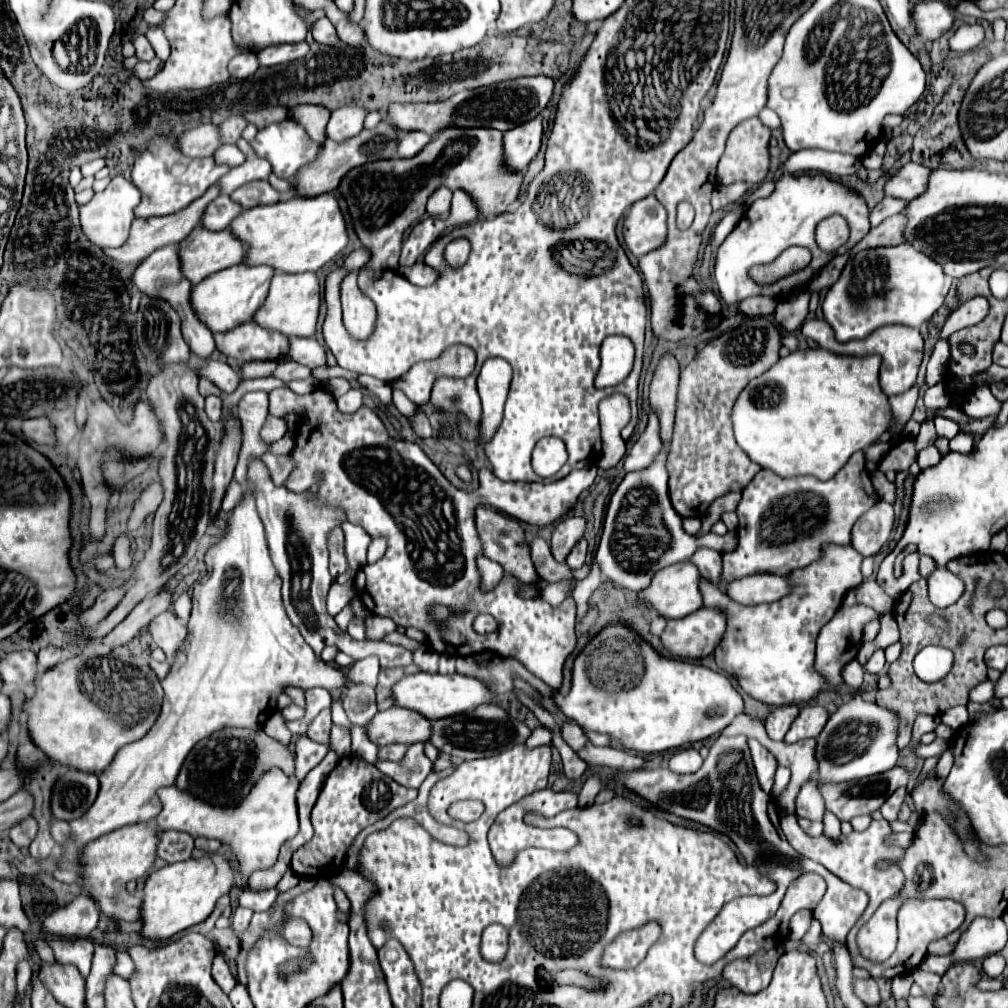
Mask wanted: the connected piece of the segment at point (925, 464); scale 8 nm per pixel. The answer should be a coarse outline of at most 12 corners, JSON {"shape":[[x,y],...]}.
{"shape":[[934,444],[918,454],[920,470],[936,466],[942,456]]}

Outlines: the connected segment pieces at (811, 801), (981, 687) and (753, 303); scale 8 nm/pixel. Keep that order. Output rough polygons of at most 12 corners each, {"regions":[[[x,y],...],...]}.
{"regions":[[[810,778],[798,792],[796,816],[822,820],[824,798]],[[992,680],[970,690],[972,702],[988,702],[994,698]],[[754,296],[738,306],[738,313],[768,316],[778,300],[772,296]]]}

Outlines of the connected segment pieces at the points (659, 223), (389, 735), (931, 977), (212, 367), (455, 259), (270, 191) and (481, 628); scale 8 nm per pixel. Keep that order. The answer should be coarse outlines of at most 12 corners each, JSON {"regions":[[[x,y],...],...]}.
{"regions":[[[652,194],[624,216],[636,258],[664,246],[666,208]],[[400,706],[378,712],[368,736],[378,746],[430,740],[424,714]],[[916,968],[910,972],[914,982],[932,996],[938,990],[940,974]],[[200,362],[198,376],[232,394],[240,384],[226,362]],[[458,238],[448,244],[444,256],[456,269],[464,265],[470,244]],[[248,182],[230,198],[244,208],[280,202],[270,182]],[[488,614],[477,616],[476,632],[485,634],[497,629],[496,620]]]}

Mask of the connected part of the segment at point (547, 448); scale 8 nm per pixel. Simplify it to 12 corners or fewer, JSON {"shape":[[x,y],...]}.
{"shape":[[542,438],[532,452],[534,472],[556,474],[568,460],[560,438]]}

